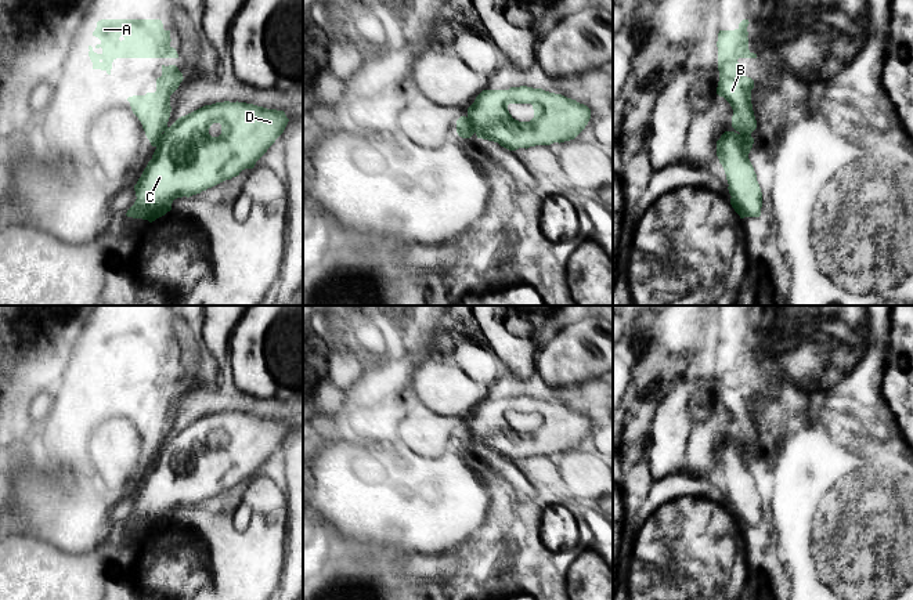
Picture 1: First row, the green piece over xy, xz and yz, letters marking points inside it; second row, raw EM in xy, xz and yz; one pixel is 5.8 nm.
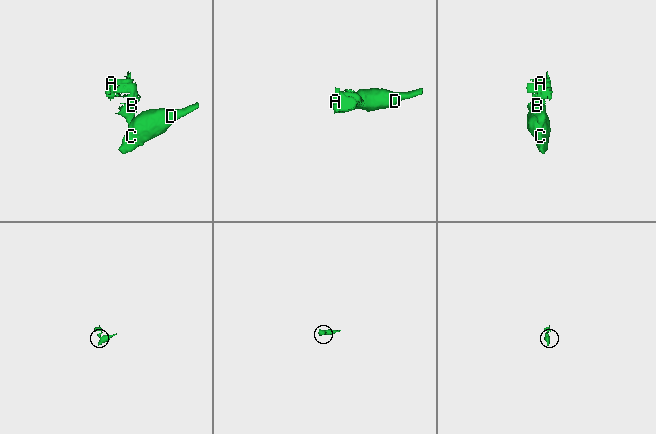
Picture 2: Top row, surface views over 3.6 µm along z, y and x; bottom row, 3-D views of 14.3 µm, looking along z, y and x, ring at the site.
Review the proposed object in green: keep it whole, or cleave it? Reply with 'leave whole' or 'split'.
split

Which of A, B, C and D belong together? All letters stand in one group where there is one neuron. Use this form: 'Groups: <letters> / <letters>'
Groups: A B / C D

